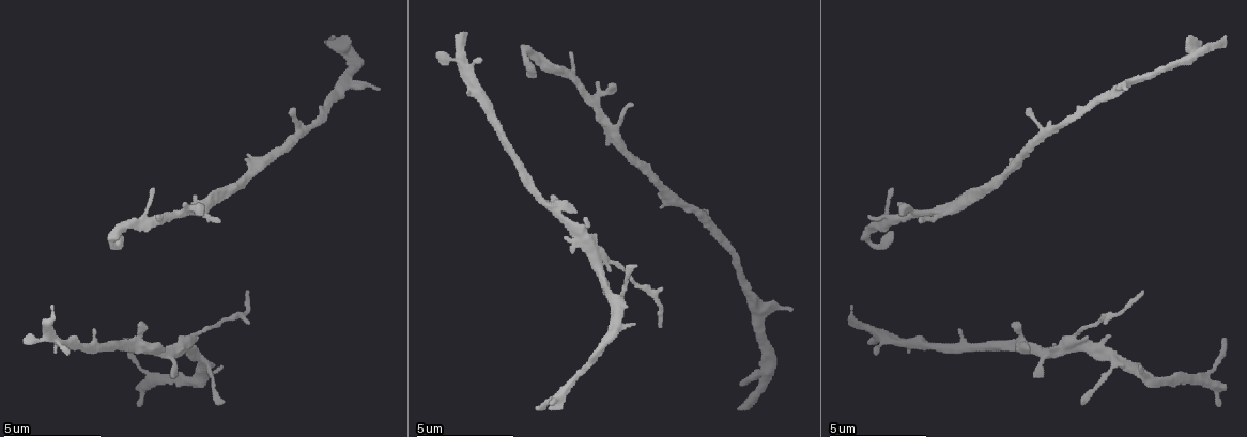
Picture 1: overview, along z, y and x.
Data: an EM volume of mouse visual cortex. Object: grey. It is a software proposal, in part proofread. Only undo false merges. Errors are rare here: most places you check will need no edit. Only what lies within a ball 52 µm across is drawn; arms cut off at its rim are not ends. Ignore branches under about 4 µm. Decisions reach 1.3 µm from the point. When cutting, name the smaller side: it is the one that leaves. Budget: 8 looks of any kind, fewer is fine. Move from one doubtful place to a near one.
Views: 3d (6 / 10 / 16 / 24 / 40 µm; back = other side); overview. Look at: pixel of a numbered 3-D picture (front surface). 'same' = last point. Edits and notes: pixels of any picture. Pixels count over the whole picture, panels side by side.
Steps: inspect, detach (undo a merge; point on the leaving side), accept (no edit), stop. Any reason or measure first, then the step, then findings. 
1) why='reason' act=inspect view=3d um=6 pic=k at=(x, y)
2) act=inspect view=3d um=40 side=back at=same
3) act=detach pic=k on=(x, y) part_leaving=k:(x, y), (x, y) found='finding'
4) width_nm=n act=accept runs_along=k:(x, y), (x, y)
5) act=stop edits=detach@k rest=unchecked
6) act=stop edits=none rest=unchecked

why='two arms in line, one across' act=inspect view=3d um=10 pic=1 at=(159, 380)

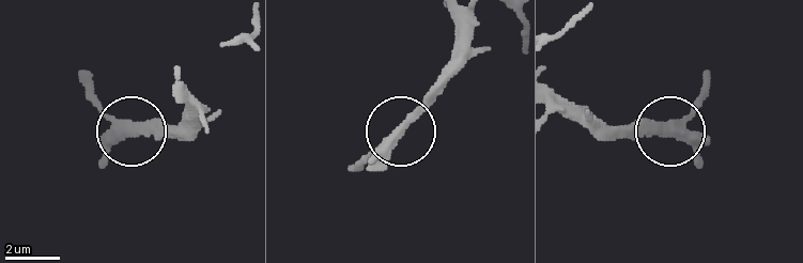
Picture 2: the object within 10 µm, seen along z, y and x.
why='from behind' act=inspect view=3d um=10 side=back pic=2 at=(131, 128)

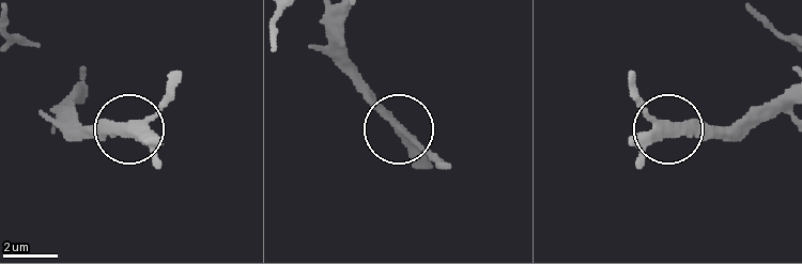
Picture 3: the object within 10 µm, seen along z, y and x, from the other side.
width_nm=310 act=accept found='continuous, no second neuron'

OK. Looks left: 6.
why='small branch off a trunk' act=inspect view=3d um=6 pic=1 at=(607, 270)

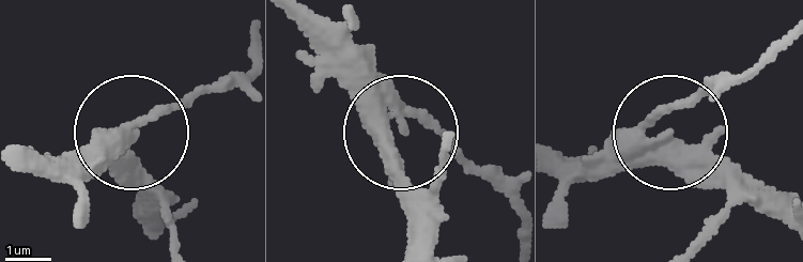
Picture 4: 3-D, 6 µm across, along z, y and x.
act=detach pic=4 on=(161, 112) part_leaving=4:(105, 150), (247, 68) found='a second neuron is stuck on'

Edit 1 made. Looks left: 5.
why='thin neck' act=inspect view=3d um=10 pic=1 at=(629, 156)

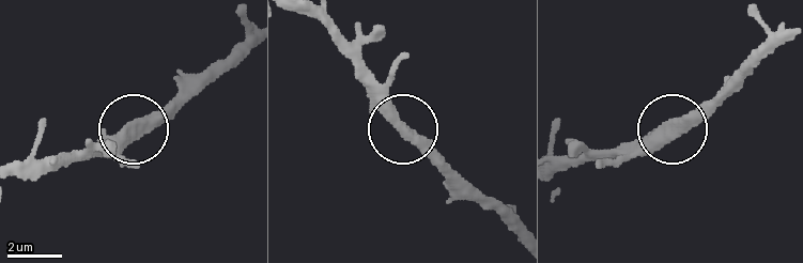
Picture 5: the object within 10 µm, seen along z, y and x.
act=accept runs_along=5:(313, 17), (382, 107), (463, 187) found='continuous, no second neuron'

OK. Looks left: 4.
why='sudden change in width' act=inspect view=3d um=10 pic=1 at=(295, 135)

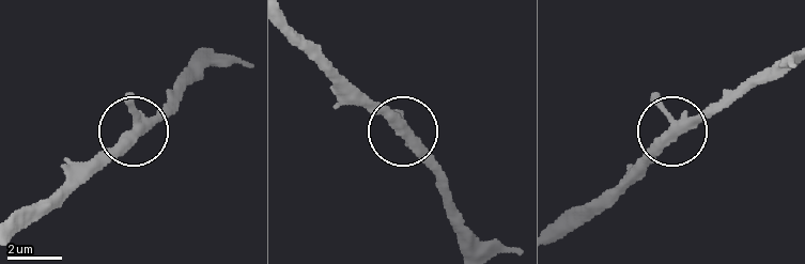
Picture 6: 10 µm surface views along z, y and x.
act=inspect view=3d um=10 side=back pic=6 at=(405, 132)

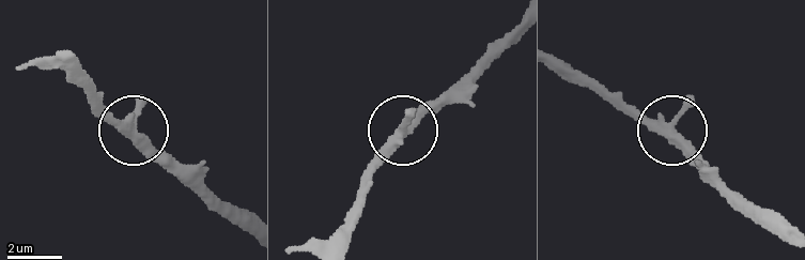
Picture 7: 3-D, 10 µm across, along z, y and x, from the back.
act=accept runs_along=7:(785, 239), (681, 135), (629, 110) found='one neuron here'

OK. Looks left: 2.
act=stop edits=detach@4 rest=unchecked

